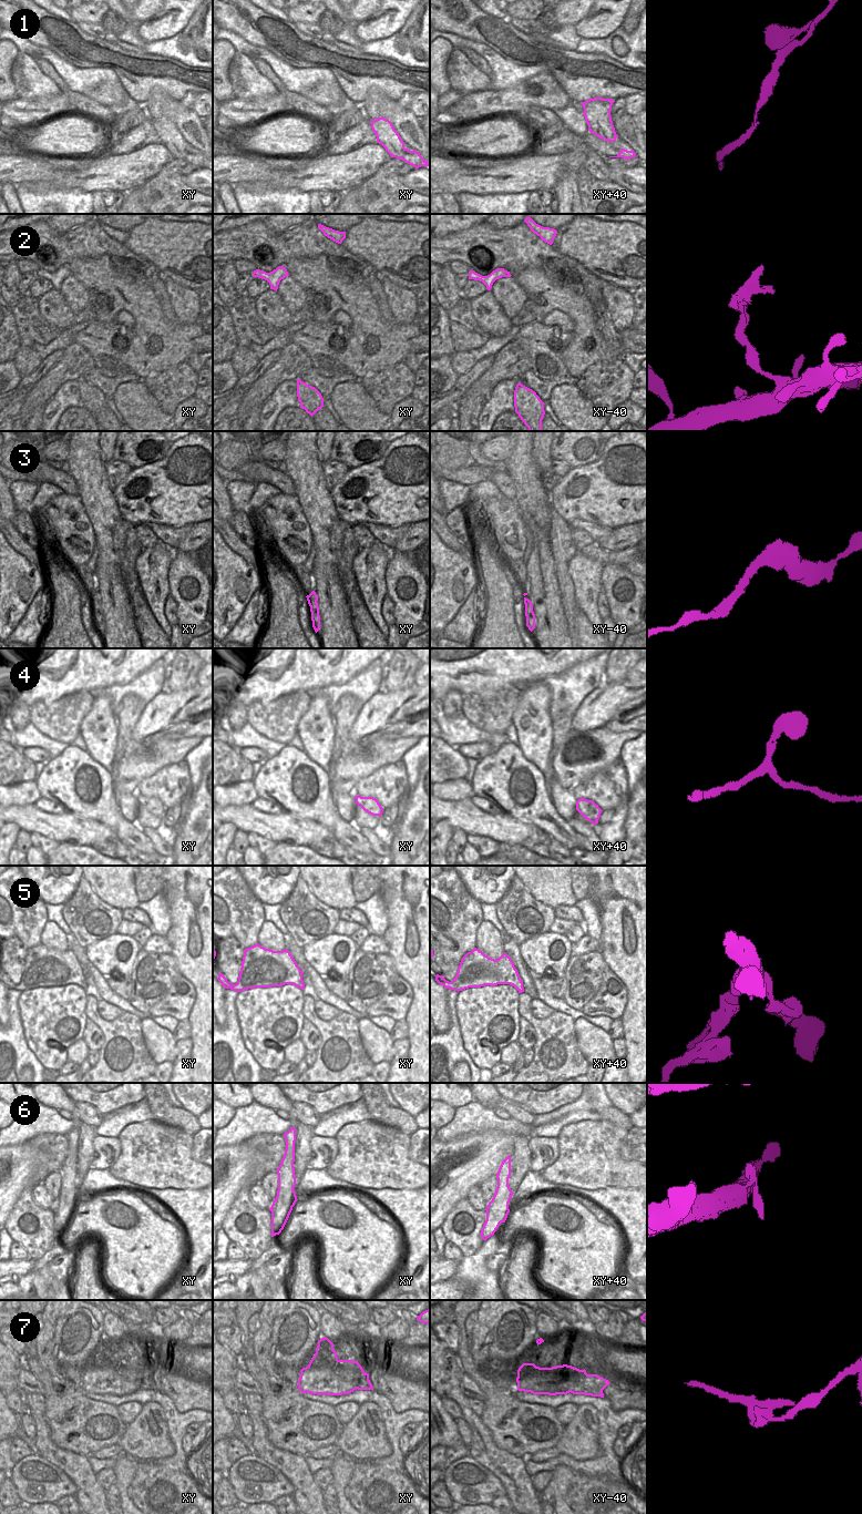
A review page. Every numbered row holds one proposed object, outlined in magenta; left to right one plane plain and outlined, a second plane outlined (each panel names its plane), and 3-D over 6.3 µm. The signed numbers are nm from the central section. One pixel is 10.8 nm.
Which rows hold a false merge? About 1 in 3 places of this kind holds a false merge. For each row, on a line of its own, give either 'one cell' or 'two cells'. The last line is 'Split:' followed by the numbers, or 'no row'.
1: two cells
2: two cells
3: one cell
4: one cell
5: two cells
6: two cells
7: two cells
Split: 1, 2, 5, 6, 7

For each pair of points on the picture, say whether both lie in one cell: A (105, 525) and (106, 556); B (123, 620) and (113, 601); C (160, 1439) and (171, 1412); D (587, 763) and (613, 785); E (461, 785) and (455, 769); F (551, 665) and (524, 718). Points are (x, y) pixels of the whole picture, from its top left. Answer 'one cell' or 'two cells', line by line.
A: one cell
B: one cell
C: two cells
D: two cells
E: two cells
F: two cells

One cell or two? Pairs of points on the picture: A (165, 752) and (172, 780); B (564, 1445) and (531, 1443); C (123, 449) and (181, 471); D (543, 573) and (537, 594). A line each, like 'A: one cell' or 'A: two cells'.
A: two cells
B: two cells
C: two cells
D: one cell

